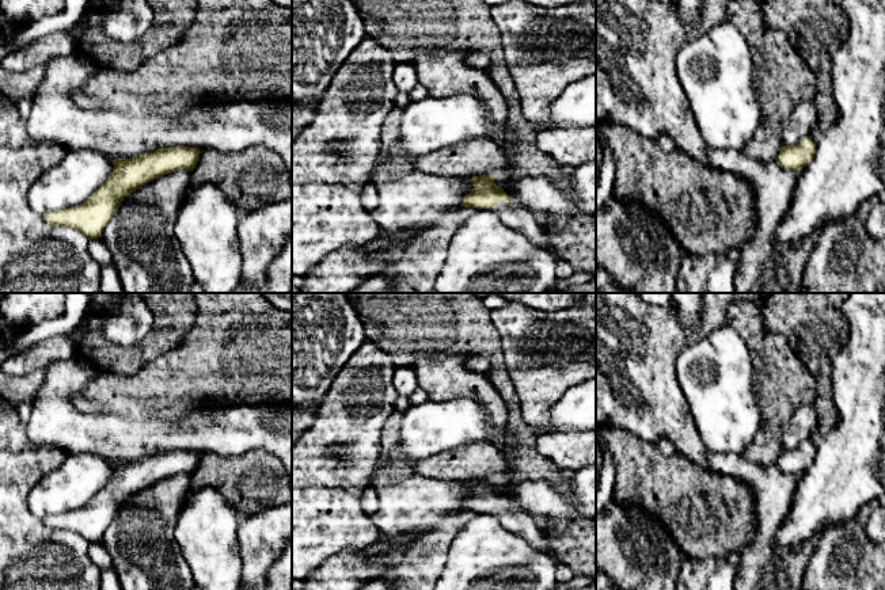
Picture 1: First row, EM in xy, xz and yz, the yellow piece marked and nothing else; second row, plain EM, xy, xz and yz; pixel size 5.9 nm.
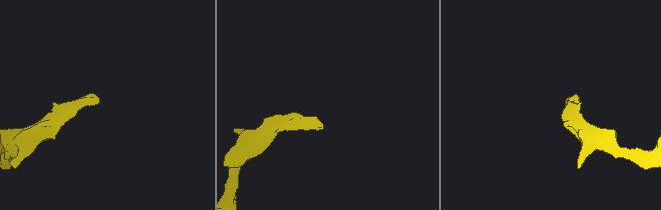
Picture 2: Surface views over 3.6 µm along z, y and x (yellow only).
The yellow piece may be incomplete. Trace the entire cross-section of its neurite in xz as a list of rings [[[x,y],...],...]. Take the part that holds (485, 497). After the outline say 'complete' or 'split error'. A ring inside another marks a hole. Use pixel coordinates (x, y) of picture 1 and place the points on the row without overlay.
[[[497,479],[472,480],[474,492],[462,510],[493,514],[502,528],[520,534],[538,549],[547,551],[548,540],[535,517],[514,506],[501,490],[495,490],[495,481]]]; split error

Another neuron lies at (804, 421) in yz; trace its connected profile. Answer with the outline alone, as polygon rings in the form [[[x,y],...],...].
[[[813,406],[798,407],[789,425],[782,431],[782,448],[795,449],[810,439],[812,433],[818,429],[817,414]]]

